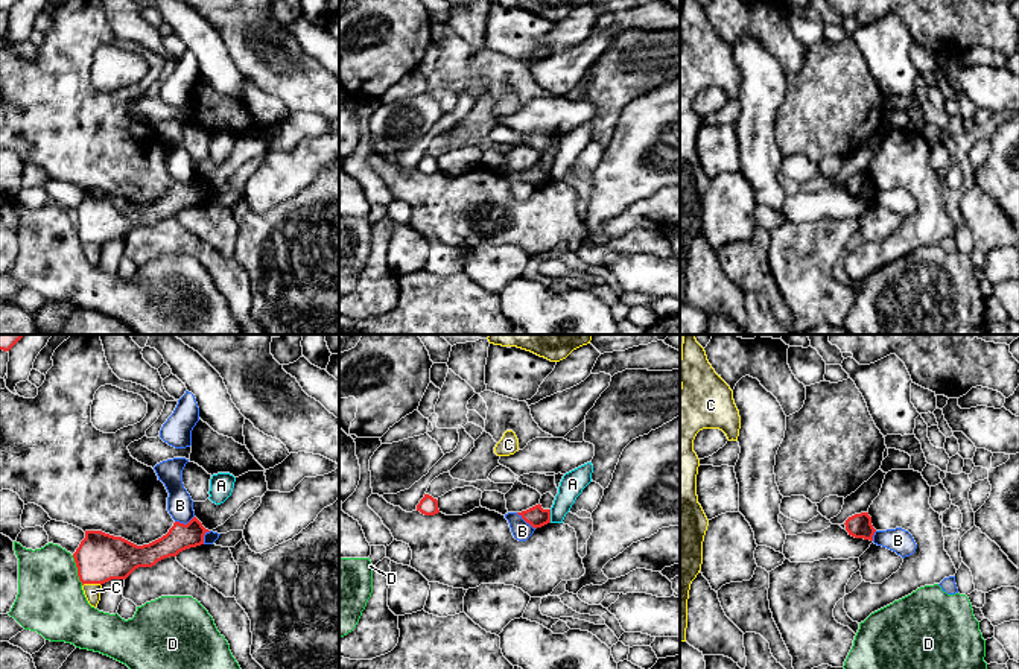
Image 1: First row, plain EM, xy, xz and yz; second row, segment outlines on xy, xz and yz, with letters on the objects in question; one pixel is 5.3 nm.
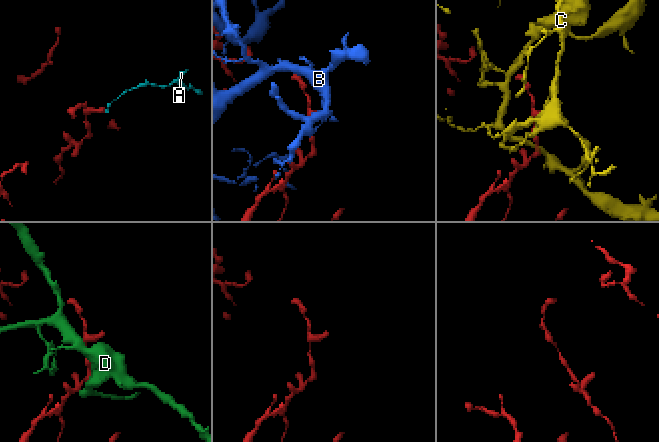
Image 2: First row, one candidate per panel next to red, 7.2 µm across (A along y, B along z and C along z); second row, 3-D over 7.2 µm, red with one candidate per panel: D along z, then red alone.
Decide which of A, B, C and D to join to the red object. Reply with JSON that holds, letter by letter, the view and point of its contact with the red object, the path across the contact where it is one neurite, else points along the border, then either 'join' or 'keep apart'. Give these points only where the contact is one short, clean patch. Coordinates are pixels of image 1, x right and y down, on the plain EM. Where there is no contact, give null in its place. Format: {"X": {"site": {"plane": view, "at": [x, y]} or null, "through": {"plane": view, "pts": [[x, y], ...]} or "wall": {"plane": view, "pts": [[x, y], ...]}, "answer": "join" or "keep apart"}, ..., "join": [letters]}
{"A": {"site": {"plane": "xz", "at": [549, 175]}, "wall": {"plane": "xz", "pts": [[549, 169], [551, 181]]}, "answer": "keep apart"}, "B": {"site": {"plane": "xz", "at": [526, 181]}, "answer": "keep apart"}, "C": {"site": {"plane": "xy", "at": [92, 242]}, "answer": "keep apart"}, "D": {"site": {"plane": "xy", "at": [78, 230]}, "answer": "keep apart"}, "join": []}

